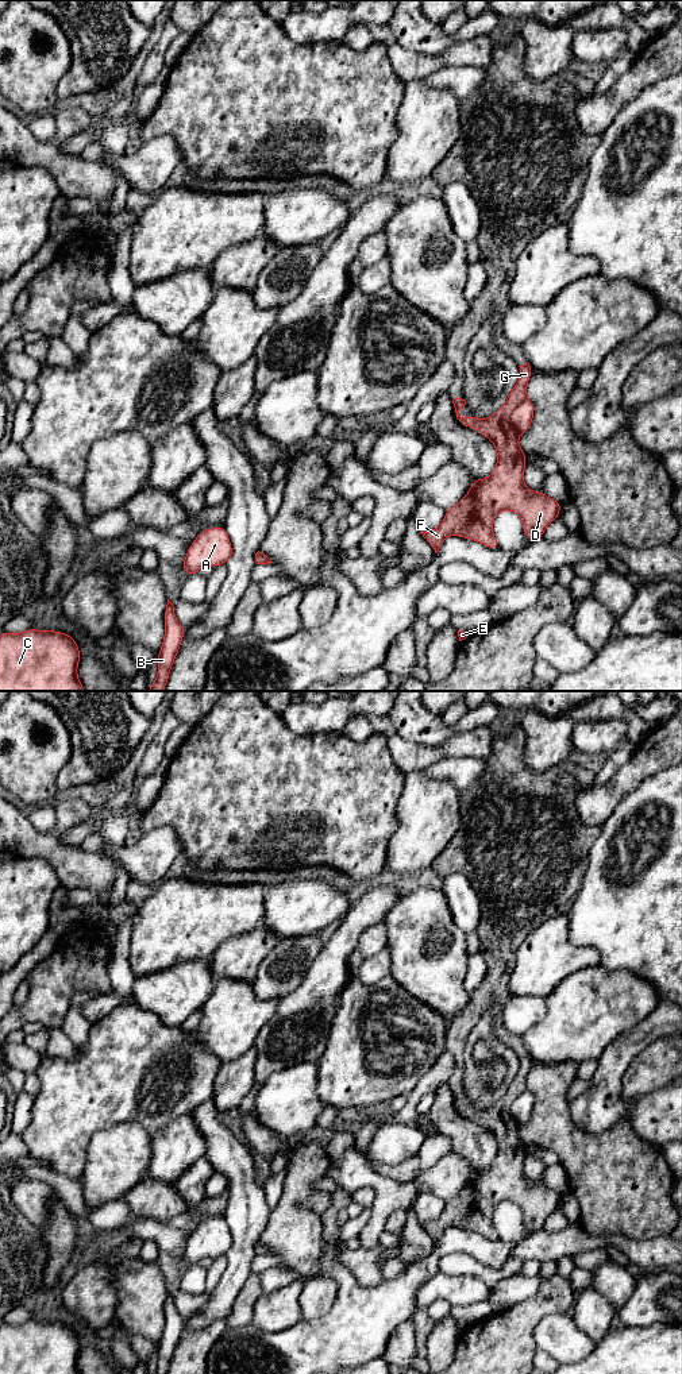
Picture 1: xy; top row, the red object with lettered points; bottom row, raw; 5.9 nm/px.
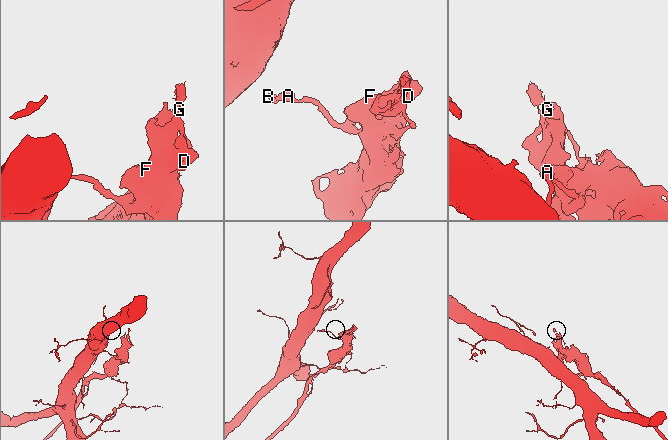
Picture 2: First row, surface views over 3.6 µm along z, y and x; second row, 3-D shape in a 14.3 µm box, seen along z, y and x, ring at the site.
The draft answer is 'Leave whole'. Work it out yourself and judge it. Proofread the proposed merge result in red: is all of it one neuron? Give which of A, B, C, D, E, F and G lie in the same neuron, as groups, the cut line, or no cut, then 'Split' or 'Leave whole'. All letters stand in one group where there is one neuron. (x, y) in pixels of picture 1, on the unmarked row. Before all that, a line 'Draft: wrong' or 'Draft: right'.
Draft: wrong
Groups: A B C / D E F G. Split along xy (527, 1089), (511, 1106), (511, 1115), (517, 1123). Split

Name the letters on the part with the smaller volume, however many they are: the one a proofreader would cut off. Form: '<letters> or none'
D, E, F, G

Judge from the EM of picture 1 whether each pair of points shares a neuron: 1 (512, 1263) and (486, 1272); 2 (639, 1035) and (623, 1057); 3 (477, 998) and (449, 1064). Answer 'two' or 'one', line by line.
1: one
2: one
3: two

